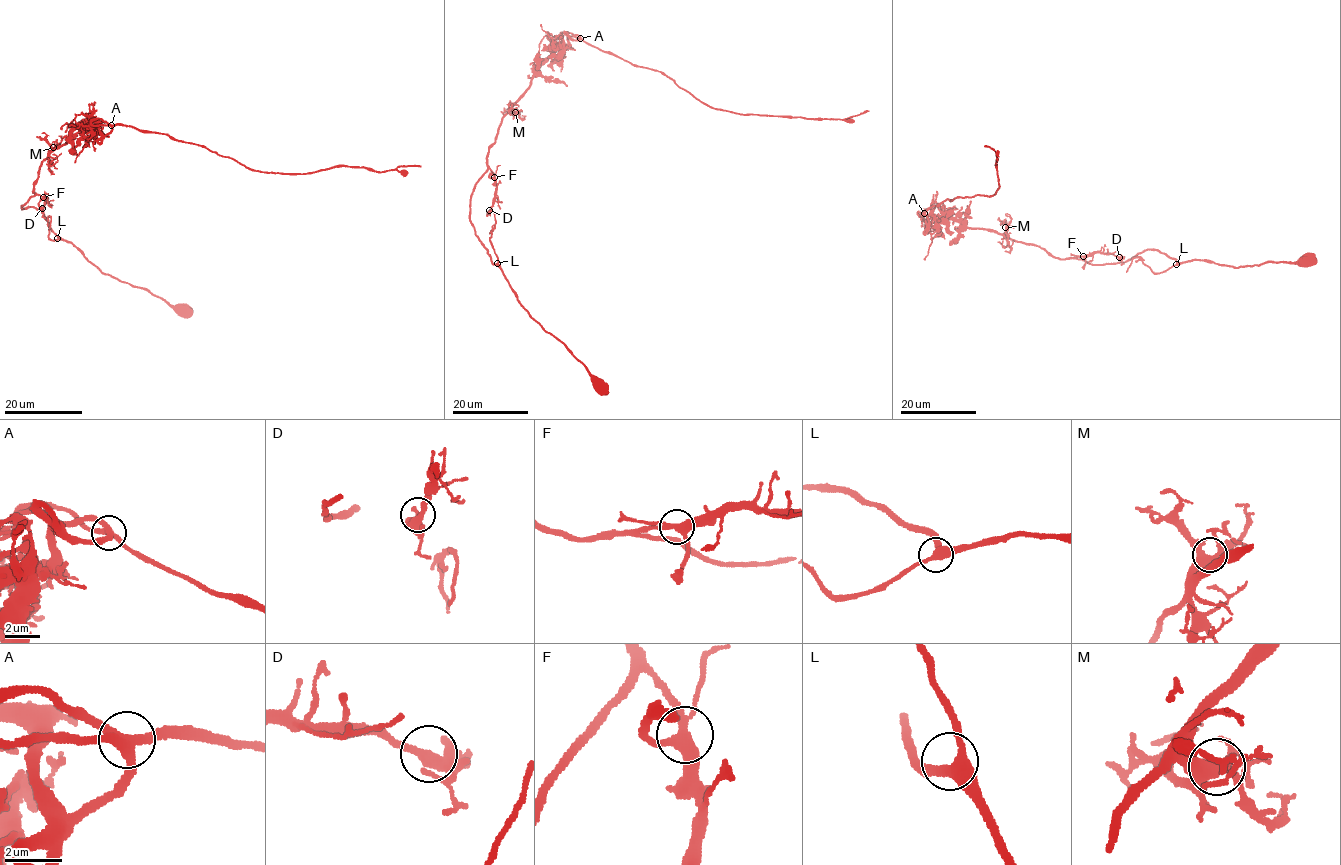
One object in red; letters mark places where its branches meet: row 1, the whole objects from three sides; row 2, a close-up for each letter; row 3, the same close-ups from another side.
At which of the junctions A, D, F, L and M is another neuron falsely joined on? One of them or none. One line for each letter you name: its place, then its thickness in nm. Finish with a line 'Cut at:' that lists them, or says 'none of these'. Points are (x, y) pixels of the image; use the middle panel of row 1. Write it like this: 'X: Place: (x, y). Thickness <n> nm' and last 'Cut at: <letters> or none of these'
Cut at: none of these

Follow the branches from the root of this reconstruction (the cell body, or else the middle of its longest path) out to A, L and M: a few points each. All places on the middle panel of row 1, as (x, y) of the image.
A: (598, 386), (522, 305), (470, 219), (472, 189), (487, 169), (502, 117), (558, 37), (580, 38)
L: (598, 386), (594, 385), (586, 367), (531, 316), (497, 263)
M: (598, 386), (586, 367), (522, 305), (470, 219), (470, 195), (487, 169), (489, 147), (502, 118), (515, 112)

